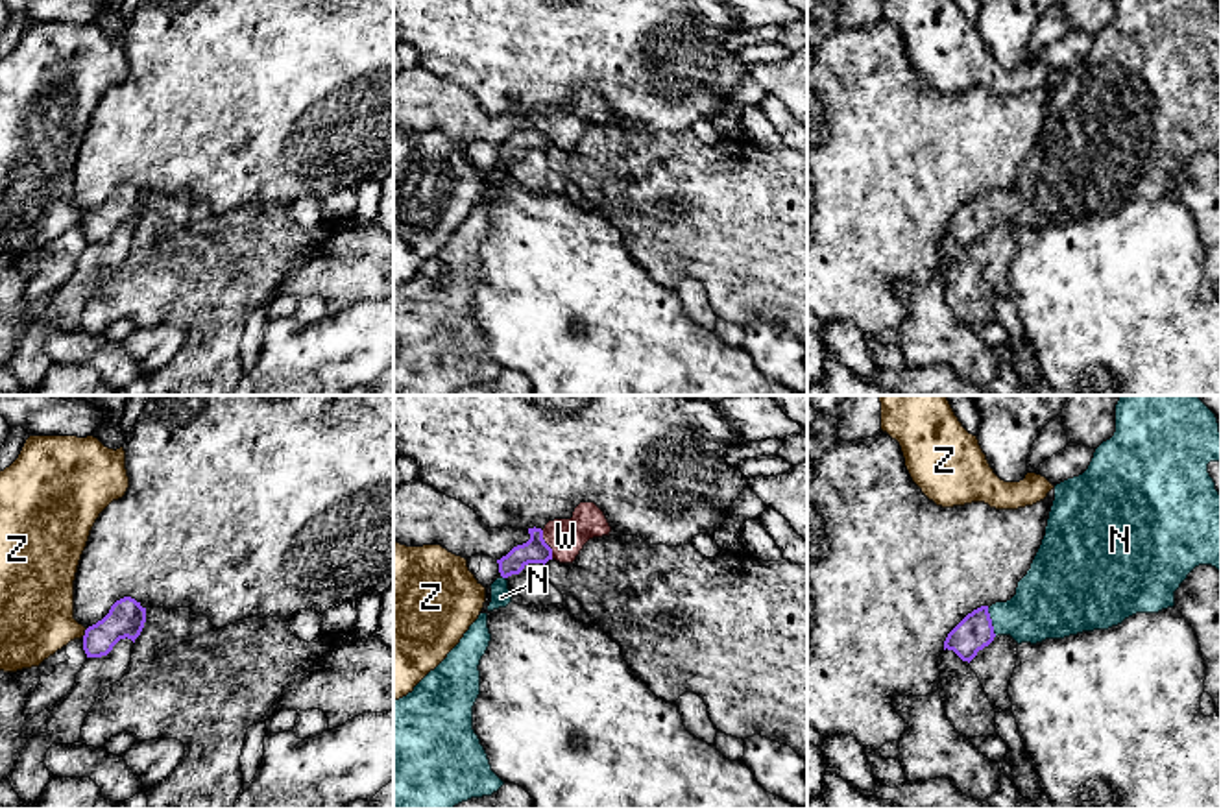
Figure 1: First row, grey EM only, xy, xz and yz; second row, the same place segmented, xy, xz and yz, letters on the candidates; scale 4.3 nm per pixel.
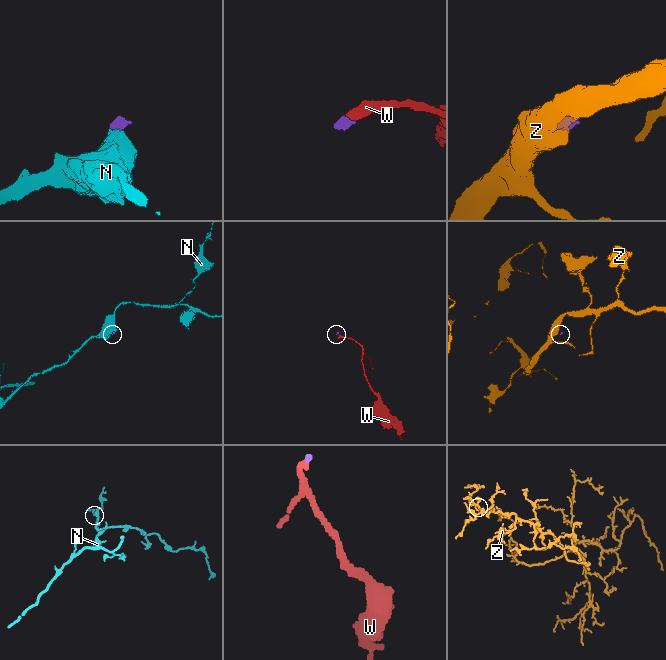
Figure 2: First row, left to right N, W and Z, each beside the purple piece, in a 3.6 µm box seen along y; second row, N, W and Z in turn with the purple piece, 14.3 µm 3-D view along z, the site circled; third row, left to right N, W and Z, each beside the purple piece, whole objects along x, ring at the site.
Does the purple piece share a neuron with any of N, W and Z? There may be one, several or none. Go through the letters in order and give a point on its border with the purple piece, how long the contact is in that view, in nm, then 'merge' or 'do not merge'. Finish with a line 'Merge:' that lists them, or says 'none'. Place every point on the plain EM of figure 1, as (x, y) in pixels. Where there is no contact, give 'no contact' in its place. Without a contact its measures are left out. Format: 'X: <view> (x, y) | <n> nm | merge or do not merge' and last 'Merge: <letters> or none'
N: yz (991, 209) | 130 nm | merge
W: xz (547, 132) | 140 nm | merge
Z: xy (85, 218) | 50 nm | do not merge
Merge: N, W

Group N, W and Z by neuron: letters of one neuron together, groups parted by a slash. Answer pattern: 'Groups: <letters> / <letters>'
Groups: N W / Z

